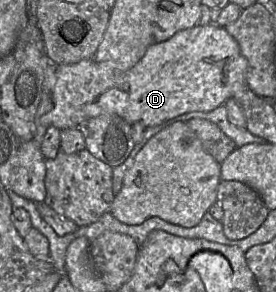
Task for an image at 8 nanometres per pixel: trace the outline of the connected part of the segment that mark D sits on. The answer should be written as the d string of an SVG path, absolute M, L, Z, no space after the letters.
M196 25L177 32L164 42L151 45L142 59L129 70L120 70L112 62L97 62L94 59L57 65L53 91L54 107L49 112L50 126L60 130L78 128L89 118L115 114L131 125L141 123L153 127L185 113L209 112L233 98L234 86L246 83L247 69L248 62L241 54L237 41L219 25Z

